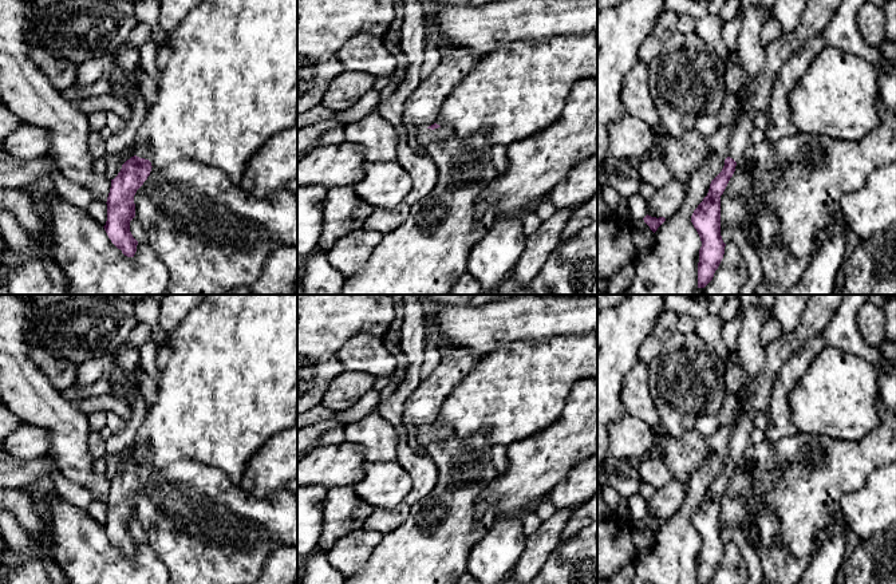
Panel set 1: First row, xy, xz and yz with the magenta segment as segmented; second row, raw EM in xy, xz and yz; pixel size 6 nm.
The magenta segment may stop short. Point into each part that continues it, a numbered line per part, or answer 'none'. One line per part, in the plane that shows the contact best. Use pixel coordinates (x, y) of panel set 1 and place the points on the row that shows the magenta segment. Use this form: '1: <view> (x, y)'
1: xz (426, 135)

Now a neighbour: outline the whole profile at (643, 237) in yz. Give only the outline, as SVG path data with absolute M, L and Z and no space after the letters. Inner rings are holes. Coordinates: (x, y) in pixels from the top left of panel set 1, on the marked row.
M631 220L632 240L638 256L647 253L655 244L655 233L644 222L644 220Z

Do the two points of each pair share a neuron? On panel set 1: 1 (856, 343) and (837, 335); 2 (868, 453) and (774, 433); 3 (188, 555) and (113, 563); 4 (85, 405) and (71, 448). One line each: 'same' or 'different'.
1: same
2: different
3: different
4: different

